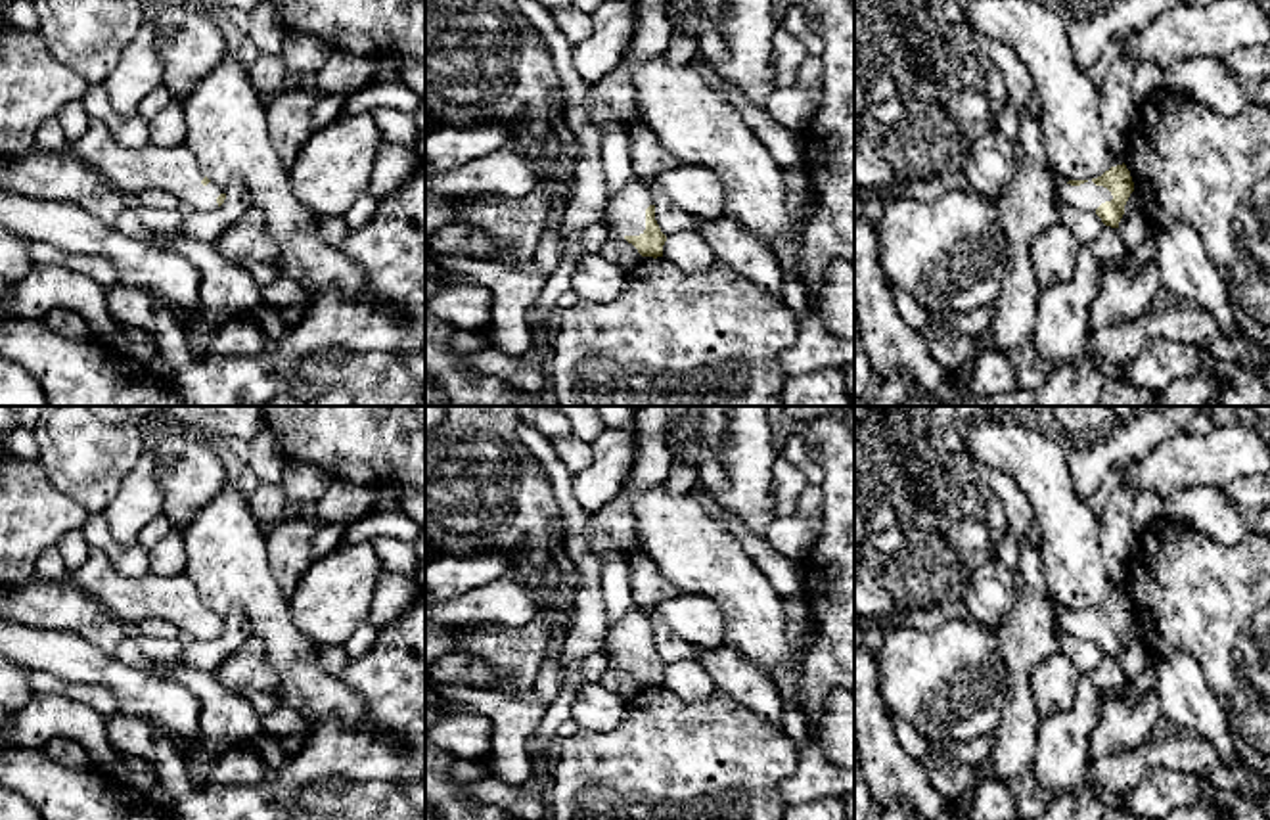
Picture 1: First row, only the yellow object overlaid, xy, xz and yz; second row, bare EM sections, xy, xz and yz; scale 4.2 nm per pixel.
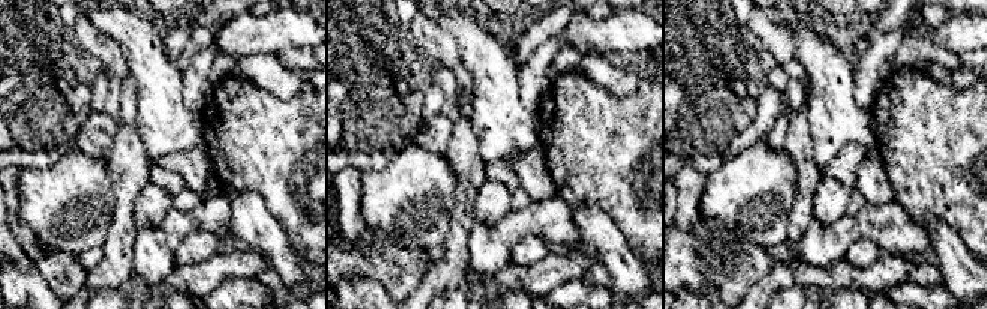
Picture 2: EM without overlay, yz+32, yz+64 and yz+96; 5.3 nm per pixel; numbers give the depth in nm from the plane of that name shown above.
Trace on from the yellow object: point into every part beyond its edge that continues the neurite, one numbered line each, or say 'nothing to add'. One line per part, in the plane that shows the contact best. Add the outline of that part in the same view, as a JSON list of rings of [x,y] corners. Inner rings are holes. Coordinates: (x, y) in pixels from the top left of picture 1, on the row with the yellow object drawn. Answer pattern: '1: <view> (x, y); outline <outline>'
1: yz (1087, 196); outline [[[1055,176],[1054,178],[1054,190],[1057,201],[1065,201],[1080,211],[1092,211],[1105,203],[1111,201],[1113,195],[1107,188],[1096,186],[1092,180],[1080,184],[1080,186],[1071,186]]]

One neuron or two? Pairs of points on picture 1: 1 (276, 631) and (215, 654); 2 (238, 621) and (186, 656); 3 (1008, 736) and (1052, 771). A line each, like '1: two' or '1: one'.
1: two
2: one
3: two

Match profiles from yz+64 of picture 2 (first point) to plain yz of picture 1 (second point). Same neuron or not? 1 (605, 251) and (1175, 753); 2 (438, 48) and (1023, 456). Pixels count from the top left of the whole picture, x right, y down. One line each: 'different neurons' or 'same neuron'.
1: different neurons
2: different neurons

